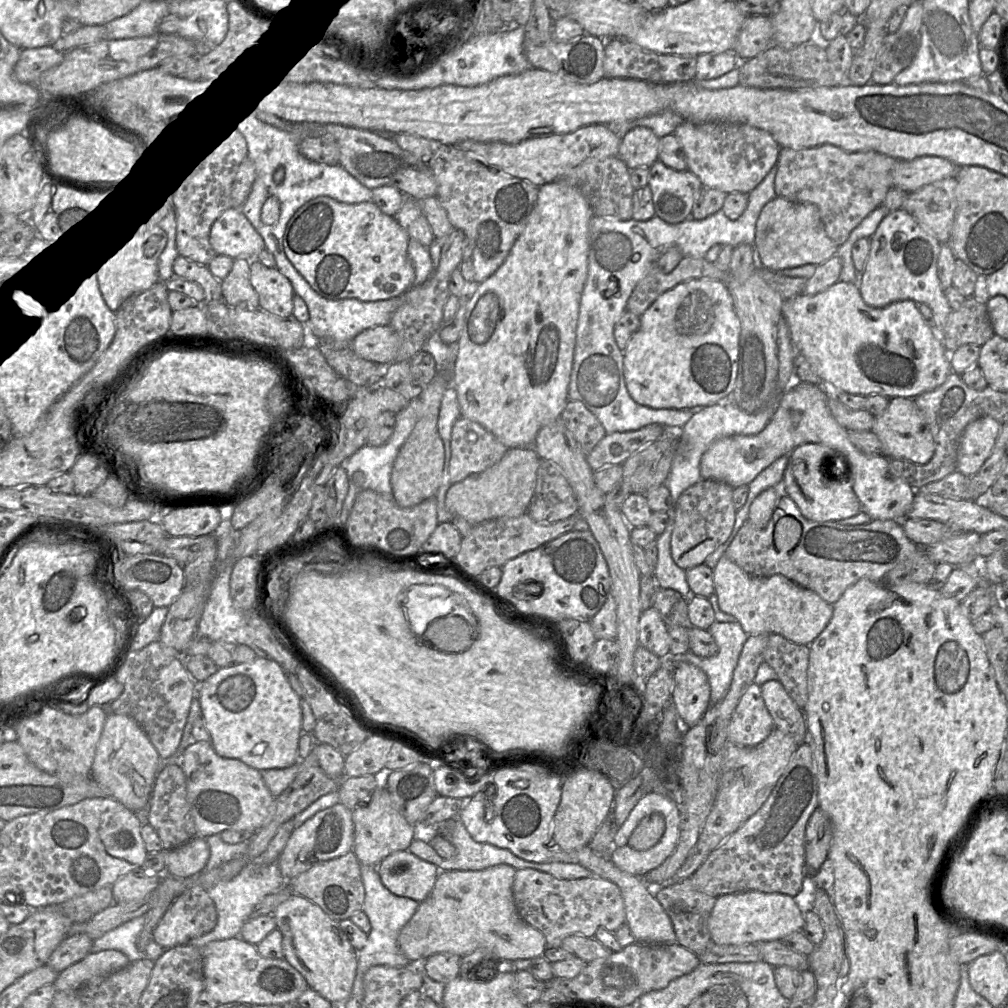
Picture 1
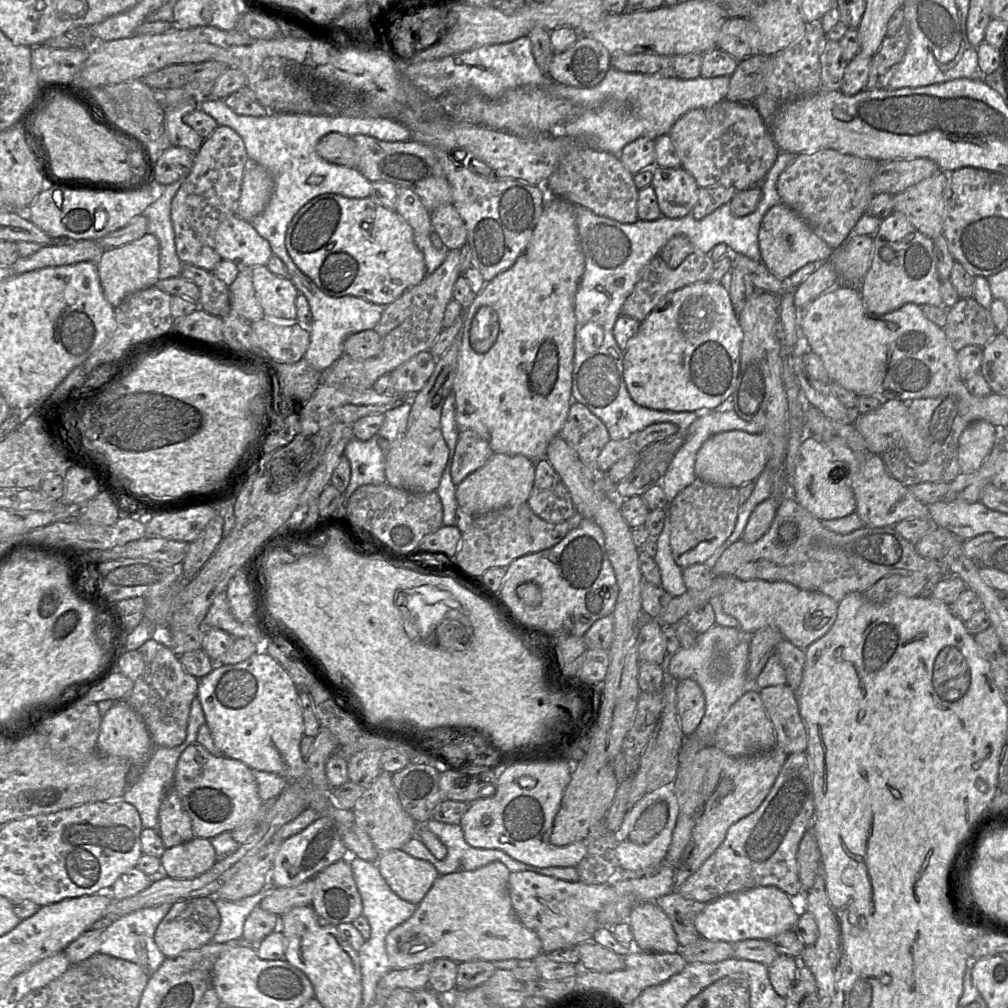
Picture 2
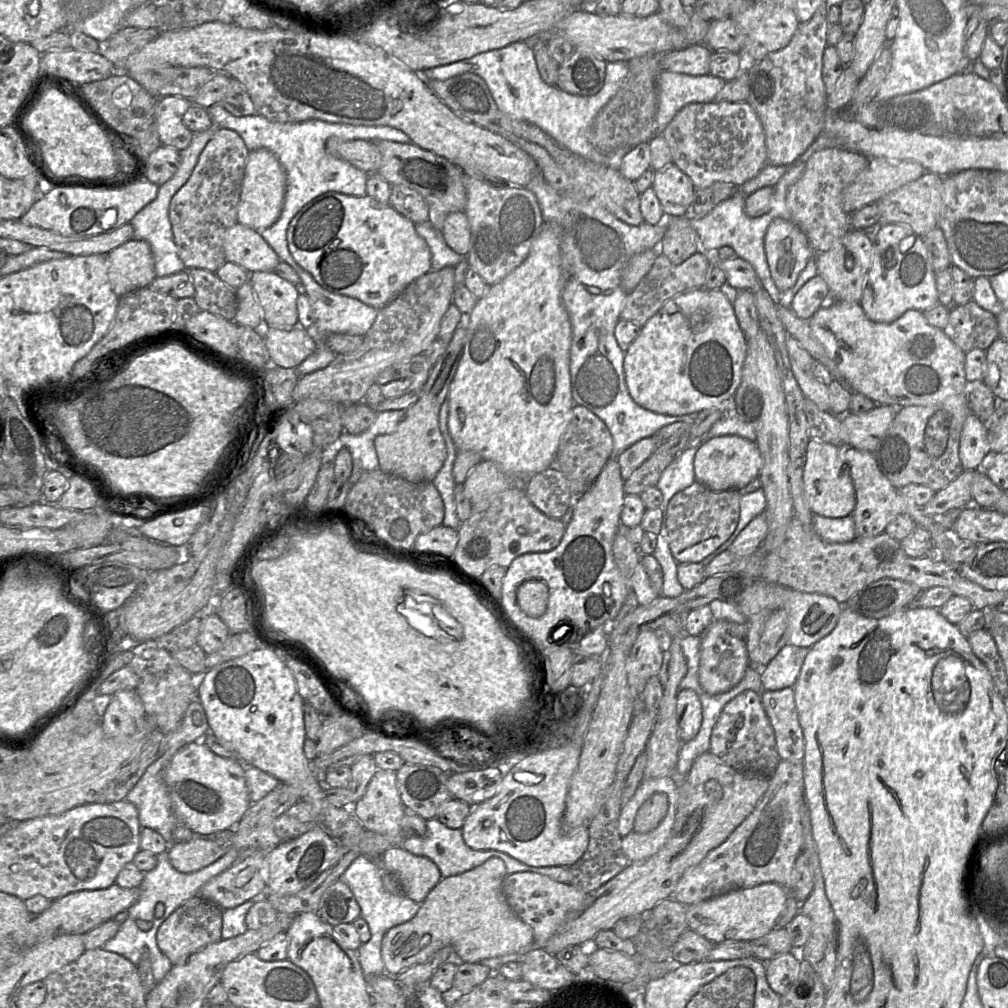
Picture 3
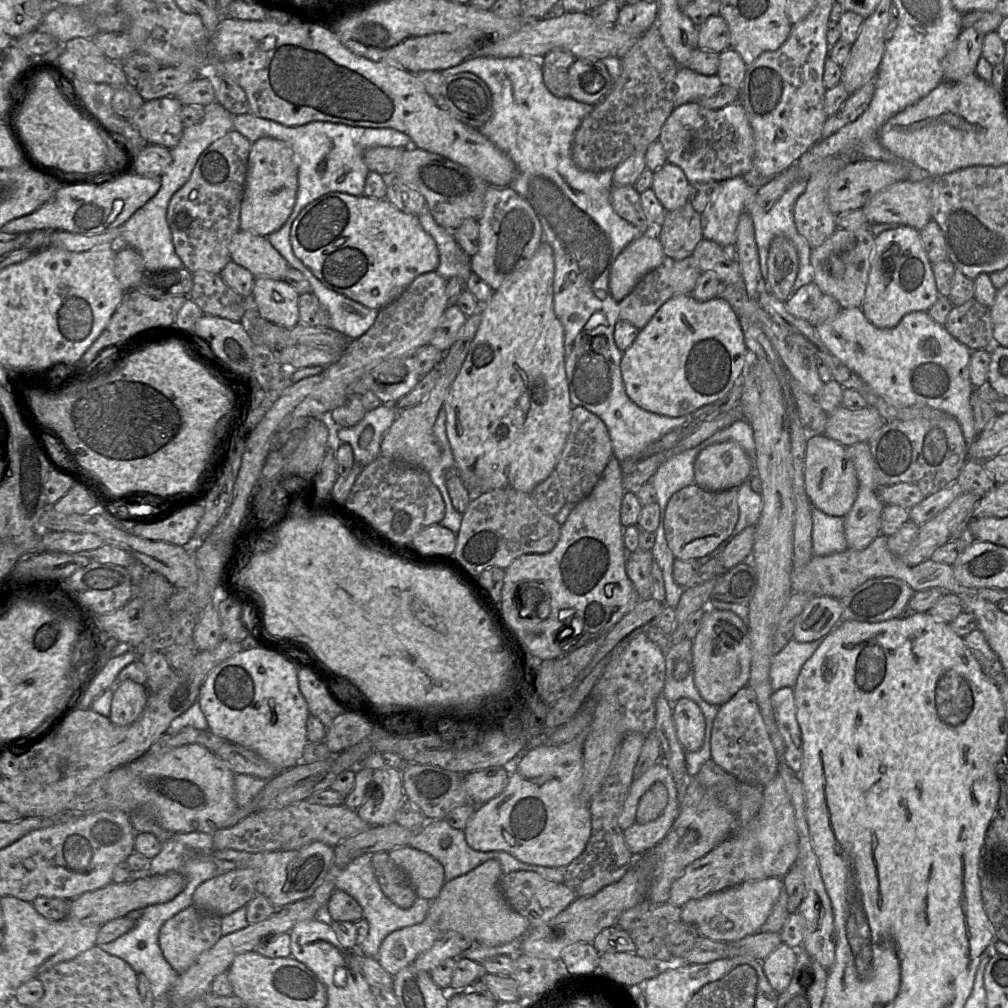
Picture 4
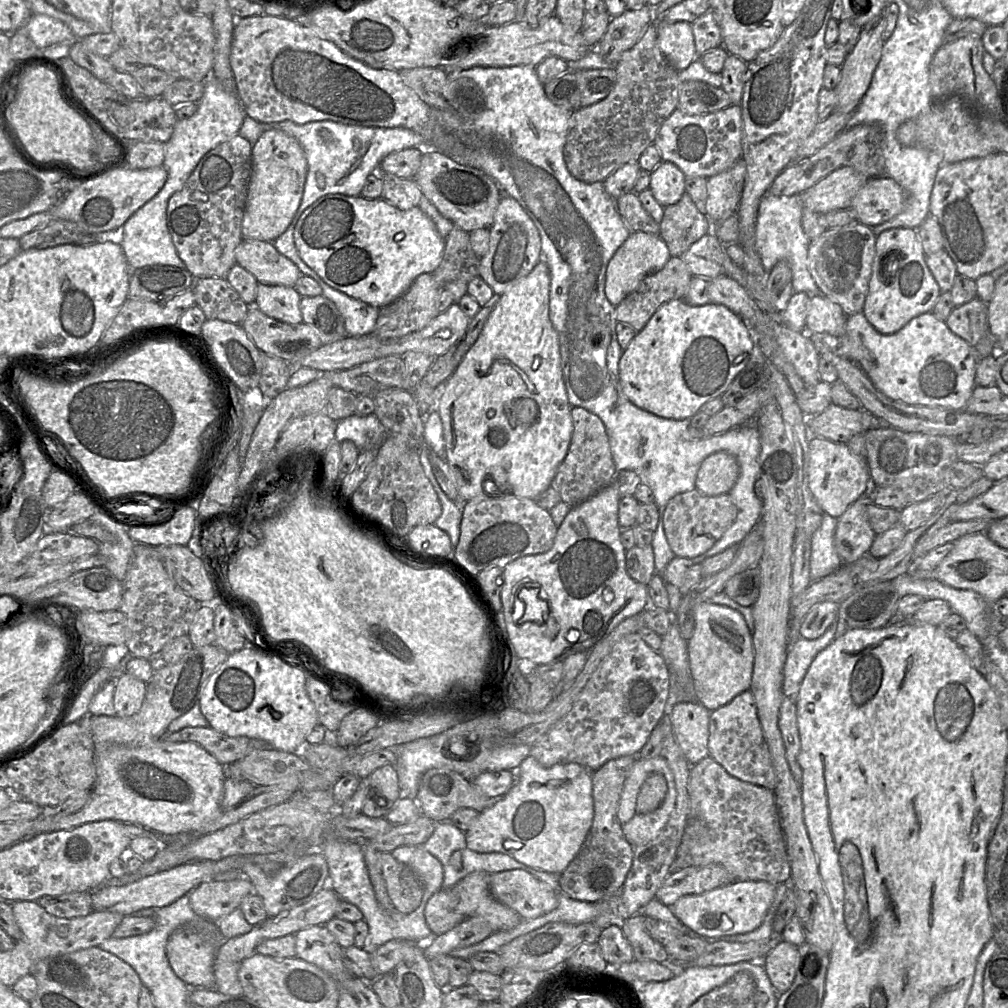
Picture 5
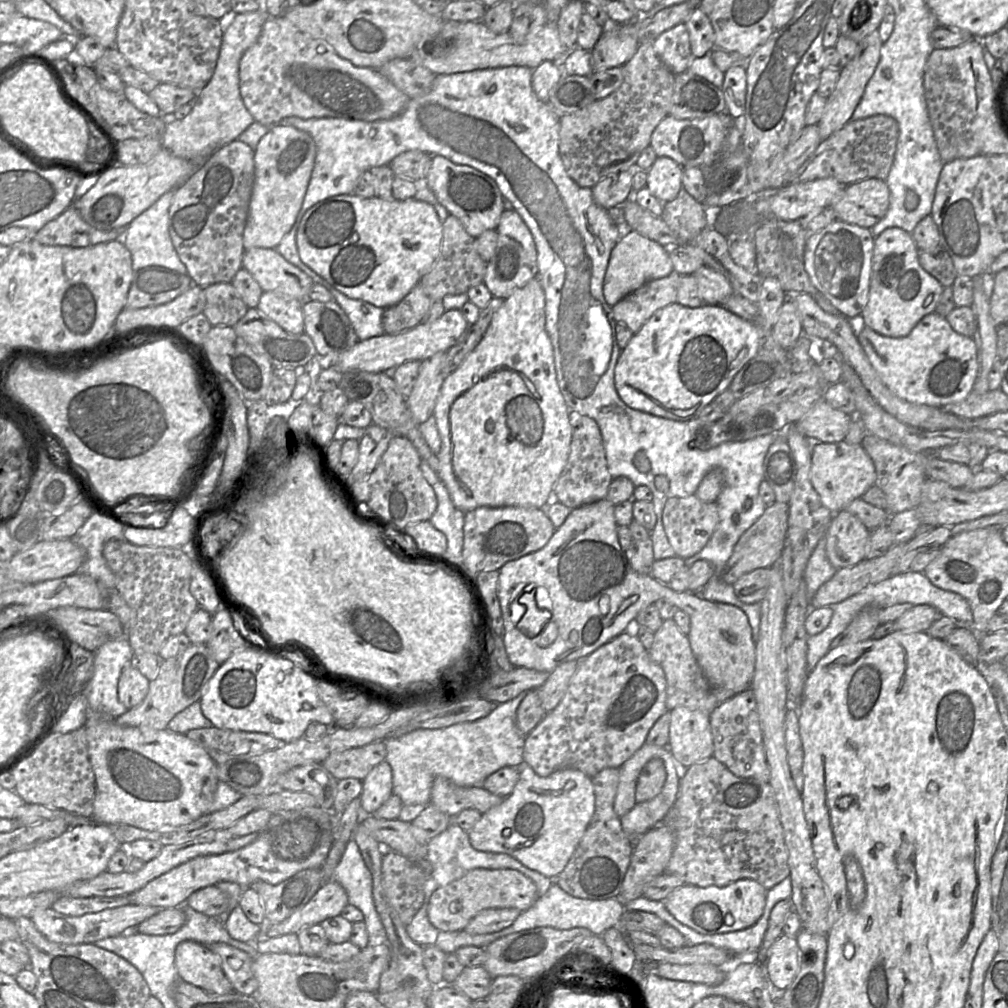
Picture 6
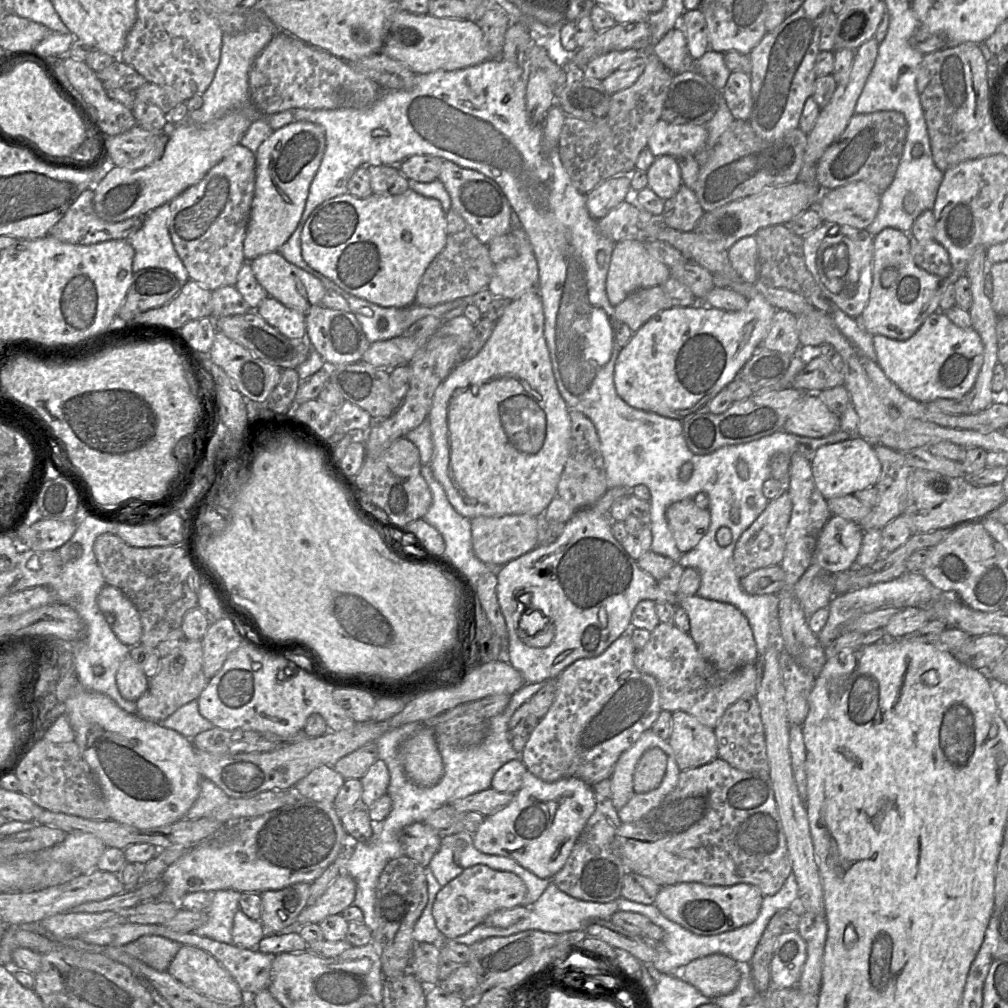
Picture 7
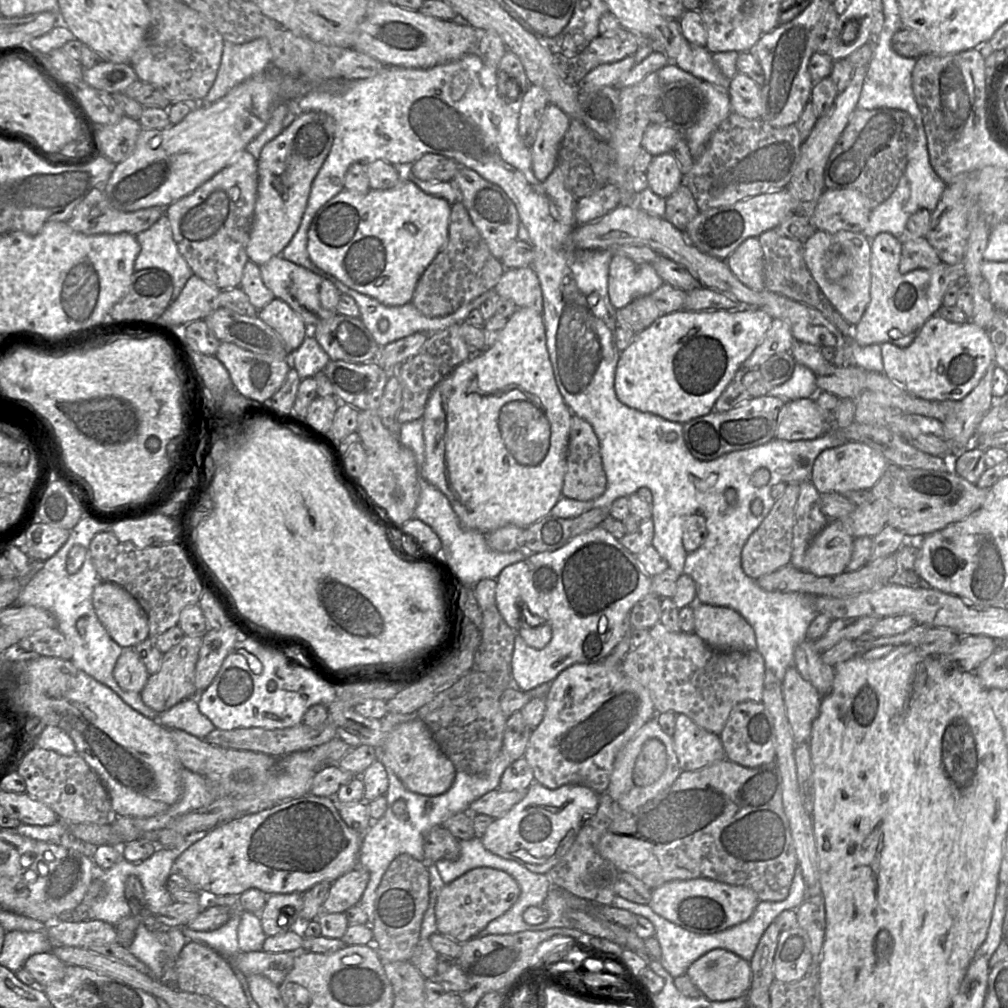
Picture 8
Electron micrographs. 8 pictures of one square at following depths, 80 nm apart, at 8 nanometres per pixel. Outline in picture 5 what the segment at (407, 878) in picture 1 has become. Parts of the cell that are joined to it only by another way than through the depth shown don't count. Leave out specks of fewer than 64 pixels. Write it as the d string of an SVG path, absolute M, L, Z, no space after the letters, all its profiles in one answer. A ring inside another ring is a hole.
M400 846L391 854L416 873L426 890L435 893L442 889L443 867L438 859L421 846Z

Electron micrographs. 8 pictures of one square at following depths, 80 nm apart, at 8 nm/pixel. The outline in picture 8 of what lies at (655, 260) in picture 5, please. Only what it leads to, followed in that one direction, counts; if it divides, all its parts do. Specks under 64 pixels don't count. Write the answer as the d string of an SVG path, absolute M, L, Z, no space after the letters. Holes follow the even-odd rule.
M621 255L612 256L607 291L615 310L623 308L638 297L650 295L663 283L650 263L636 263Z

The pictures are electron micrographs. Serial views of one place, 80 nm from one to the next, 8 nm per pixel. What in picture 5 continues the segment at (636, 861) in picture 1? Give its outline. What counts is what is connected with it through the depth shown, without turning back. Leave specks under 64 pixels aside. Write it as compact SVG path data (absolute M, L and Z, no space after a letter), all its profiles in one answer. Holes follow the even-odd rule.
M667 763L665 767L669 782L662 804L651 813L635 814L627 823L621 825L625 838L632 846L643 845L656 838L665 827L675 807L674 777Z

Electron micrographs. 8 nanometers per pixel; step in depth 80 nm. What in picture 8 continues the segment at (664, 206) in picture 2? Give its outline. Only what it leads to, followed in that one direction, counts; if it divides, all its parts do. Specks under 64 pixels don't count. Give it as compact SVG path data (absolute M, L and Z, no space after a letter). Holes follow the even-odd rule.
M670 152L653 156L644 173L648 188L664 199L675 193L682 183L682 173Z

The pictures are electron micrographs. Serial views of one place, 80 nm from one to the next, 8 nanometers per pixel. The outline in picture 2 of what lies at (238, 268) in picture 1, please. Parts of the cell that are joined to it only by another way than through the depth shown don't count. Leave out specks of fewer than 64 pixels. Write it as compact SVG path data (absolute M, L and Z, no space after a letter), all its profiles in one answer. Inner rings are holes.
M240 269L229 292L232 313L250 323L266 318L253 287L251 269Z

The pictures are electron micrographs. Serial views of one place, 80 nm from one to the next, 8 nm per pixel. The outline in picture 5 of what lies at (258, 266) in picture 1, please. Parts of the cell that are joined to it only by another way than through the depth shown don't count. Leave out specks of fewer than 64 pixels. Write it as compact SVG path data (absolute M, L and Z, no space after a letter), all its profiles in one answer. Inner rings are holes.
M258 284L257 296L254 305L249 306L257 307L262 313L277 321L286 324L300 324L303 322L300 310L300 300L301 295L294 289L294 287Z

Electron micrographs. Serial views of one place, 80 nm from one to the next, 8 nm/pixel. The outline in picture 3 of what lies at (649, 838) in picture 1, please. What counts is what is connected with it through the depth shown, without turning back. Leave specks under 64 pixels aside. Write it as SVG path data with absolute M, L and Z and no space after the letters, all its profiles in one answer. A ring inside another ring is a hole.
M655 792L639 807L634 818L633 831L640 834L648 833L659 826L668 811L666 793Z

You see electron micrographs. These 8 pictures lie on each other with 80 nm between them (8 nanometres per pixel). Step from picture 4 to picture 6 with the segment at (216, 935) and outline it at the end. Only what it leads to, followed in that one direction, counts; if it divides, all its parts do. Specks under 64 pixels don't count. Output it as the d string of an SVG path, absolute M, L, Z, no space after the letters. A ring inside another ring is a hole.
M196 941L180 942L175 949L175 967L180 979L207 992L224 995L233 992L221 967L221 958Z

